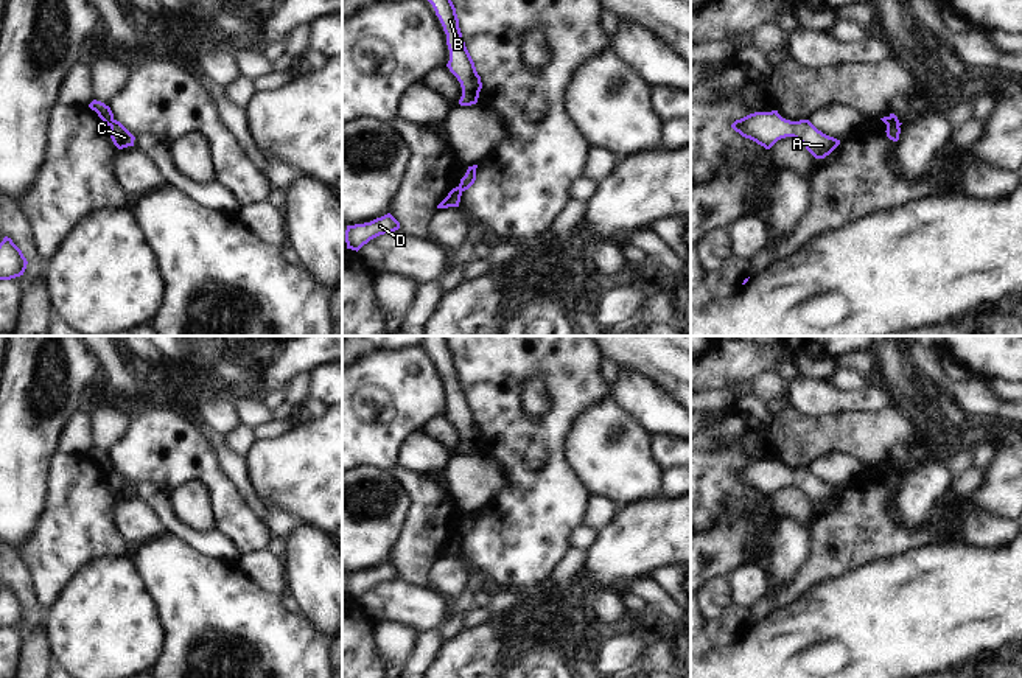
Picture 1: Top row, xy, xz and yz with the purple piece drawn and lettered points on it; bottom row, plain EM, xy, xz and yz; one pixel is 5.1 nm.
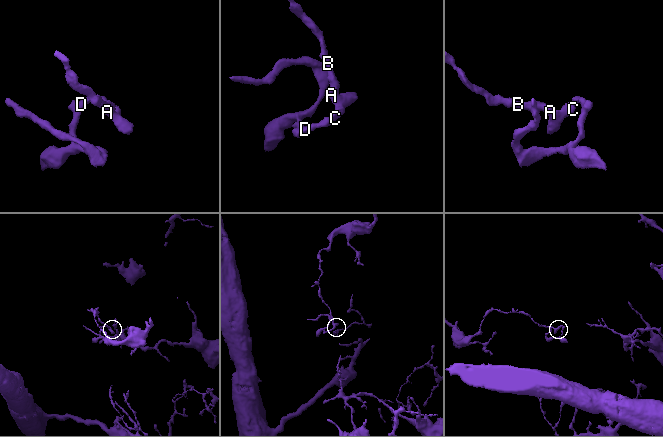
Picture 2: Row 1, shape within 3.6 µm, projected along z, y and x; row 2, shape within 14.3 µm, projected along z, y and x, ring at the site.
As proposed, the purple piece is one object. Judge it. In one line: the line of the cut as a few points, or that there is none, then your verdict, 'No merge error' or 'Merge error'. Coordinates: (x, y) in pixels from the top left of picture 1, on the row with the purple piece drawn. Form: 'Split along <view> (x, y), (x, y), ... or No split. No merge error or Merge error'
Split along xy (114, 120), (109, 125). Merge error.

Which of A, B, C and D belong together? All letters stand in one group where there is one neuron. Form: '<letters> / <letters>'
A B C / D

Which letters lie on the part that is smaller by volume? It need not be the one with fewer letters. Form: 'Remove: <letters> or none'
Remove: D

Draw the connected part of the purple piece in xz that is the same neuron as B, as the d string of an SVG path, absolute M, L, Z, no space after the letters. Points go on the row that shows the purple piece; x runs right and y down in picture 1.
M428 0L436 16L439 17L446 34L446 45L450 50L450 61L446 67L457 78L462 87L460 106L471 106L478 103L482 89L481 76L476 72L474 62L465 47L459 28L459 19L451 0Z

